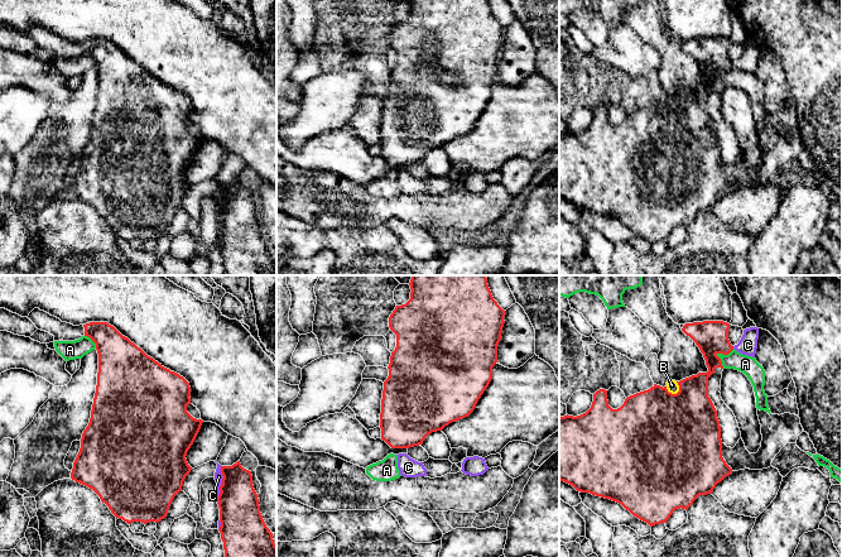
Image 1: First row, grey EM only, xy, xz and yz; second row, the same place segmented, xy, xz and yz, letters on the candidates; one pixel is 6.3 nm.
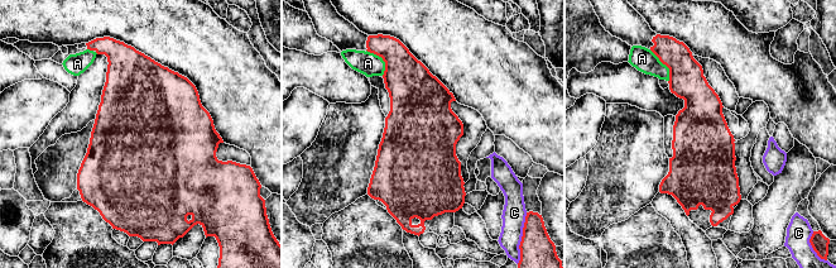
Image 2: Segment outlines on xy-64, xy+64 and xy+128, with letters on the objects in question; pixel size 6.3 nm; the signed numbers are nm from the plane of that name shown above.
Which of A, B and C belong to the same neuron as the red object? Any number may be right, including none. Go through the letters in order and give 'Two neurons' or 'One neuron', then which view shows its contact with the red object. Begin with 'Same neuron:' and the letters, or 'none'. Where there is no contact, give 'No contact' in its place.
Same neuron: none
A: Two neurons. Touches red in yz
B: Two neurons. Touches red in yz
C: Two neurons. Touches red in xy

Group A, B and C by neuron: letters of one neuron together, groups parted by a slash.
A / B / C

